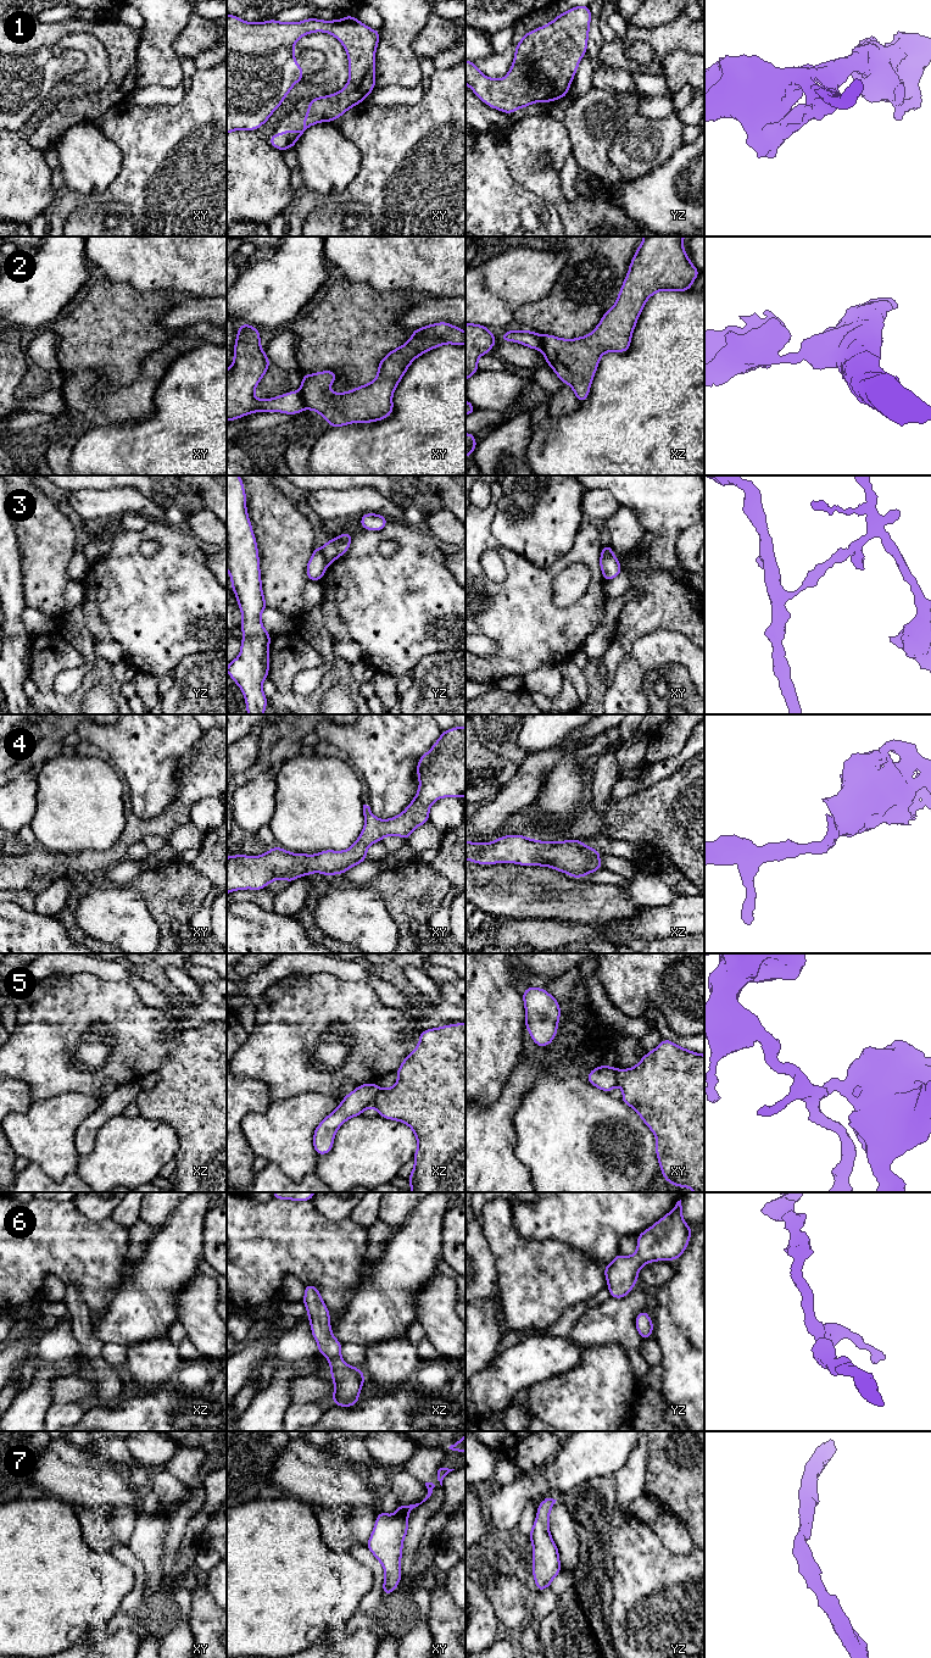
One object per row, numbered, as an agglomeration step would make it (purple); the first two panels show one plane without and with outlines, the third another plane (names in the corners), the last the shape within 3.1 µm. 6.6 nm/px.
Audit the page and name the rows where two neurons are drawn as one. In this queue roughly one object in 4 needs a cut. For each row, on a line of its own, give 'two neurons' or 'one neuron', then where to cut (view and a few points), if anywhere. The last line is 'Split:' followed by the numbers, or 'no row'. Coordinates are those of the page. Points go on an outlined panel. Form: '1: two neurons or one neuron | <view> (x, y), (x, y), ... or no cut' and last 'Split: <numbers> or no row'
1: one neuron | no cut
2: two neurons | xy (297, 391), (306, 407)
3: two neurons | yz (319, 549), (328, 563)
4: one neuron | no cut
5: two neurons | xz (380, 1089), (372, 1106)
6: one neuron | no cut
7: one neuron | no cut
Split: 2, 3, 5

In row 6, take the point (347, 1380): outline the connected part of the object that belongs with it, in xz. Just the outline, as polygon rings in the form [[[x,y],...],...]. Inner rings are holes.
[[[305,1285],[302,1303],[307,1309],[312,1335],[318,1343],[318,1353],[329,1361],[330,1376],[334,1381],[333,1403],[352,1407],[359,1402],[358,1396],[366,1381],[363,1372],[342,1361],[342,1343],[333,1335],[329,1311],[316,1286]]]

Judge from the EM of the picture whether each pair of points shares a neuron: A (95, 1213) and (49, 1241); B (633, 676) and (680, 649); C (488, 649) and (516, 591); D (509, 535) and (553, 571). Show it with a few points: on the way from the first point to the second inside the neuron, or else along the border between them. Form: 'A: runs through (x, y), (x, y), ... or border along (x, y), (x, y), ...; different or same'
A: border along (73, 1205), (93, 1220), (109, 1218); different
B: runs through (645, 663), (659, 649), (668, 649); same
C: border along (478, 634), (488, 634), (496, 643), (495, 656); different
D: border along (572, 549), (546, 568), (539, 568), (523, 557); different

